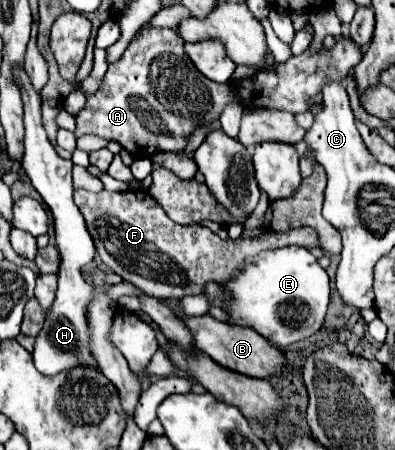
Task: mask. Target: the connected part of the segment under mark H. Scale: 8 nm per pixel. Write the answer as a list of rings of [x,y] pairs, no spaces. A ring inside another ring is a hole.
[[[16,69],[16,83],[22,89],[22,101],[24,101],[24,125],[26,125],[26,137],[24,137],[24,157],[22,157],[22,169],[32,181],[32,187],[40,193],[44,203],[48,205],[52,217],[54,217],[54,231],[56,231],[56,249],[60,255],[60,271],[58,271],[58,293],[56,301],[50,309],[50,315],[44,321],[42,331],[36,337],[34,343],[34,365],[44,375],[56,375],[60,371],[68,371],[76,365],[88,365],[96,367],[96,361],[92,361],[92,355],[88,355],[88,327],[86,327],[86,305],[92,299],[92,287],[84,281],[82,271],[84,265],[88,265],[94,255],[94,243],[86,229],[86,221],[78,207],[72,201],[72,161],[62,159],[52,143],[46,137],[46,131],[40,121],[40,99],[36,91],[32,89],[32,83],[28,81],[28,75],[24,69]]]

